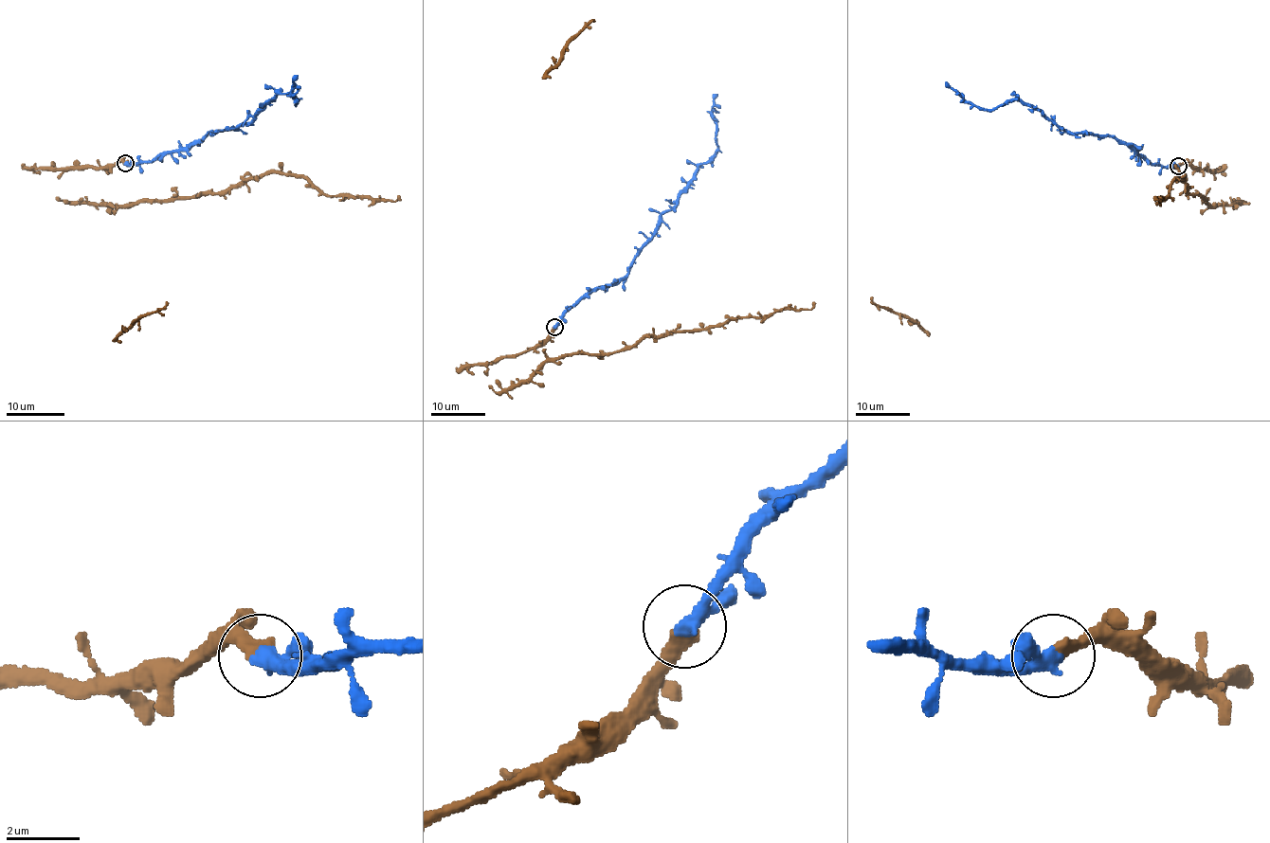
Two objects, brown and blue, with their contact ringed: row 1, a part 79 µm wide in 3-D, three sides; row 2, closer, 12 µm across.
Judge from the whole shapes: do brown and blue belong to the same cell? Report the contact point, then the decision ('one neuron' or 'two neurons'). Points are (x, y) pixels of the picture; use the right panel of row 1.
place (1178, 166); one neuron

